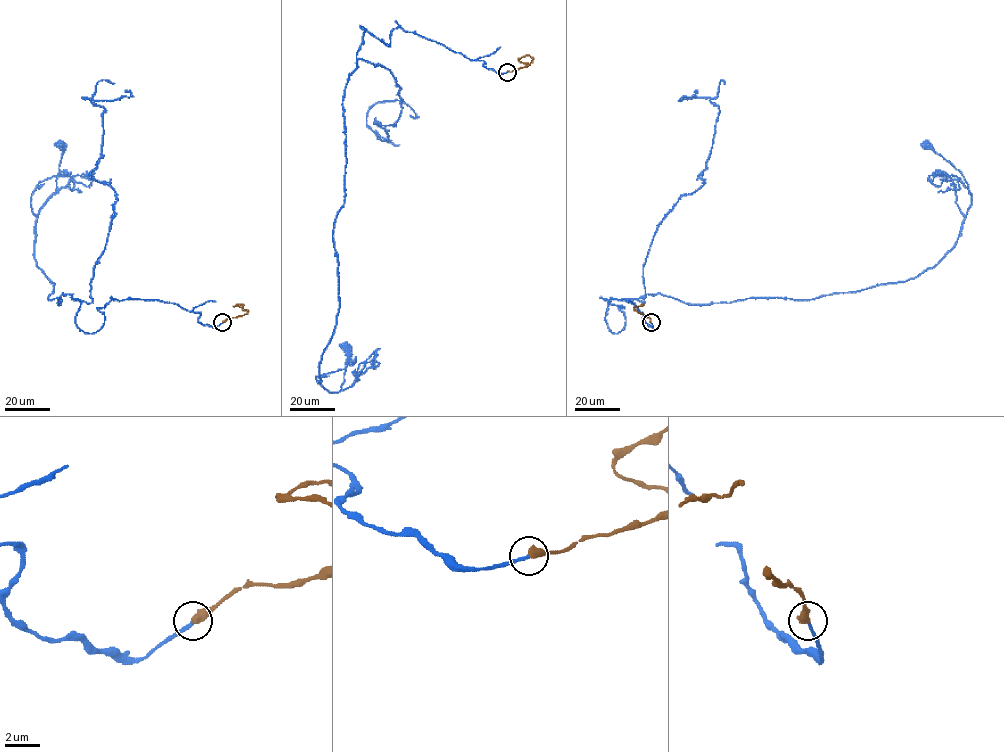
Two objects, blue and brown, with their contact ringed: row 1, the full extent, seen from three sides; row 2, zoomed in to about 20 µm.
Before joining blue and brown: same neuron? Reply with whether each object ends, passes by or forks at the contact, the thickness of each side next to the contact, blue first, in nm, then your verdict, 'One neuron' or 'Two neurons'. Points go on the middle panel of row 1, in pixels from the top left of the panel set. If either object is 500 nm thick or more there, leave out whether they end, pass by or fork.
Thickness 160 nm (blue) against 500 nm. One neuron

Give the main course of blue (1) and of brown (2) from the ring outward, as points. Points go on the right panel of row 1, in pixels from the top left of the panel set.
1: (651, 322), (606, 299), (624, 307), (614, 334), (613, 299), (805, 300), (934, 266), (971, 194), (926, 145)
2: (651, 322), (634, 309), (643, 305)

